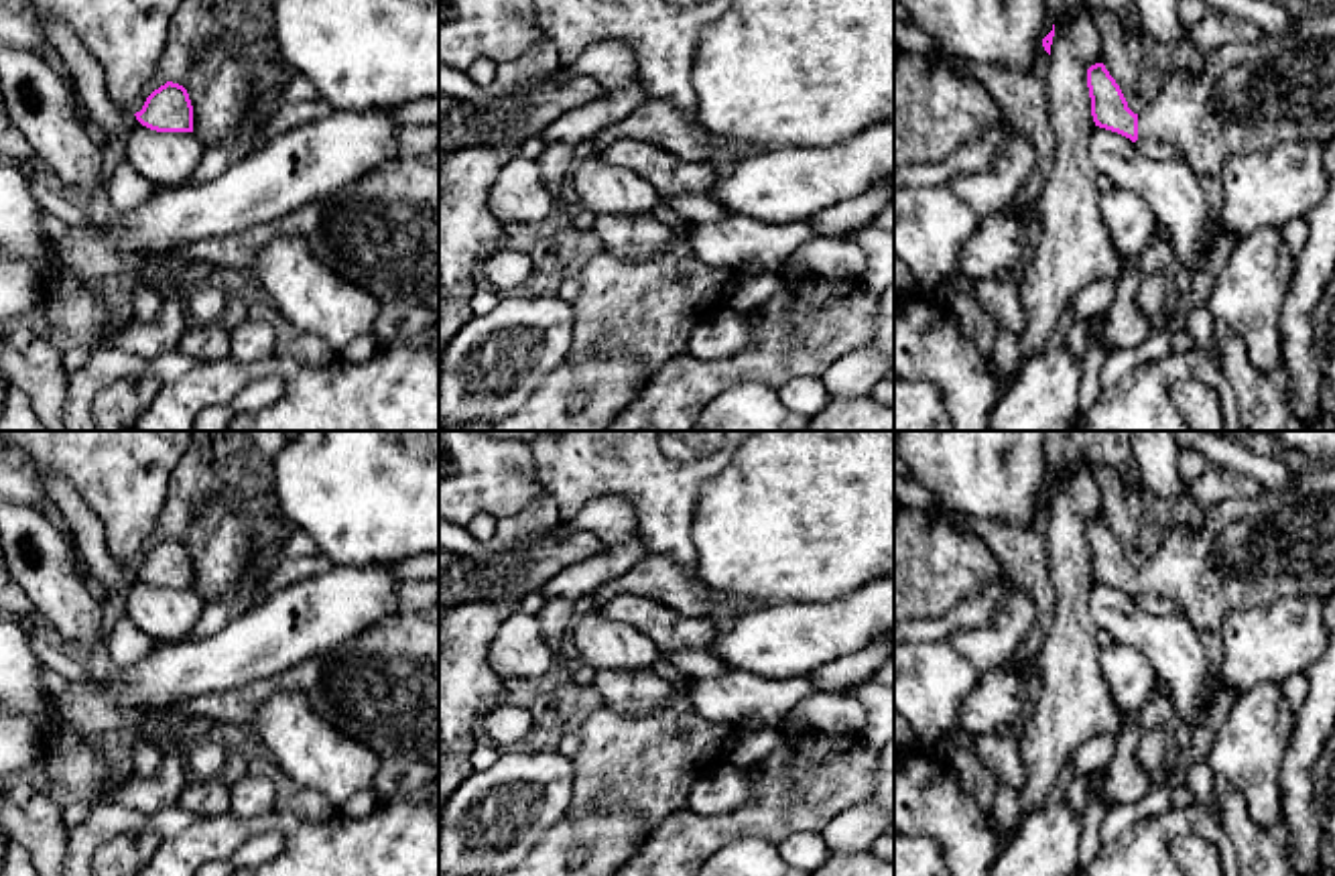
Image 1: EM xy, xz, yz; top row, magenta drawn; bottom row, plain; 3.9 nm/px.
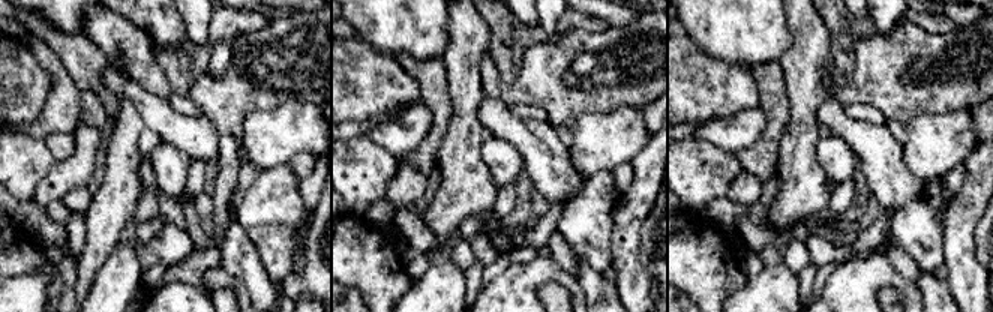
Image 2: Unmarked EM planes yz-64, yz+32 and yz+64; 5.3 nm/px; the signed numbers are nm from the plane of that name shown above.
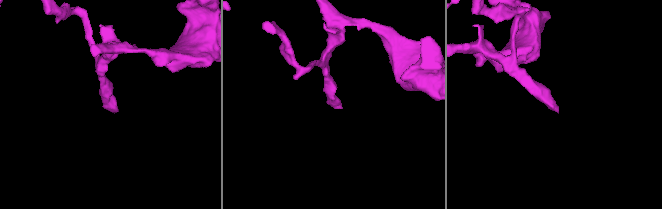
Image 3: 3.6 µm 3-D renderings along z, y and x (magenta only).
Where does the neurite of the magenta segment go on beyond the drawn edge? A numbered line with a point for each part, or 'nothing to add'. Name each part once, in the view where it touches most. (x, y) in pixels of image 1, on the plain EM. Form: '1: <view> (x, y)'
1: yz (1252, 551)

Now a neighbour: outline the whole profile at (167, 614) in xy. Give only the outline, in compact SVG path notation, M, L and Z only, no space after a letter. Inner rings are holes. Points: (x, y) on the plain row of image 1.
M136 581L124 589L124 612L152 642L189 640L205 602L193 587Z

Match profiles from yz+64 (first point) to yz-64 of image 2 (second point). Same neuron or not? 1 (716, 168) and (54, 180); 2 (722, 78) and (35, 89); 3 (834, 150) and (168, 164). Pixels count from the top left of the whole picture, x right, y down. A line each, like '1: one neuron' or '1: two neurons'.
1: two neurons
2: one neuron
3: one neuron

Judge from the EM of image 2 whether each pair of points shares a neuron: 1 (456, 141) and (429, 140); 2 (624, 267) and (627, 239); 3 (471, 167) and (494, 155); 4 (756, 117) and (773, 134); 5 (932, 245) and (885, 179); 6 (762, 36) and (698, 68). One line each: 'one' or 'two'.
1: two
2: one
3: two
4: two
5: two
6: two

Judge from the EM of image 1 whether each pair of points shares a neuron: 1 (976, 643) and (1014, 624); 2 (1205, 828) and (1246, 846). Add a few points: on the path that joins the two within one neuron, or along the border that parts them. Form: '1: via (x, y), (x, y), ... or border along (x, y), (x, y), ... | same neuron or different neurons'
1: via (986, 643), (996, 643), (1004, 635) | same neuron
2: border along (1212, 816), (1238, 854) | different neurons

